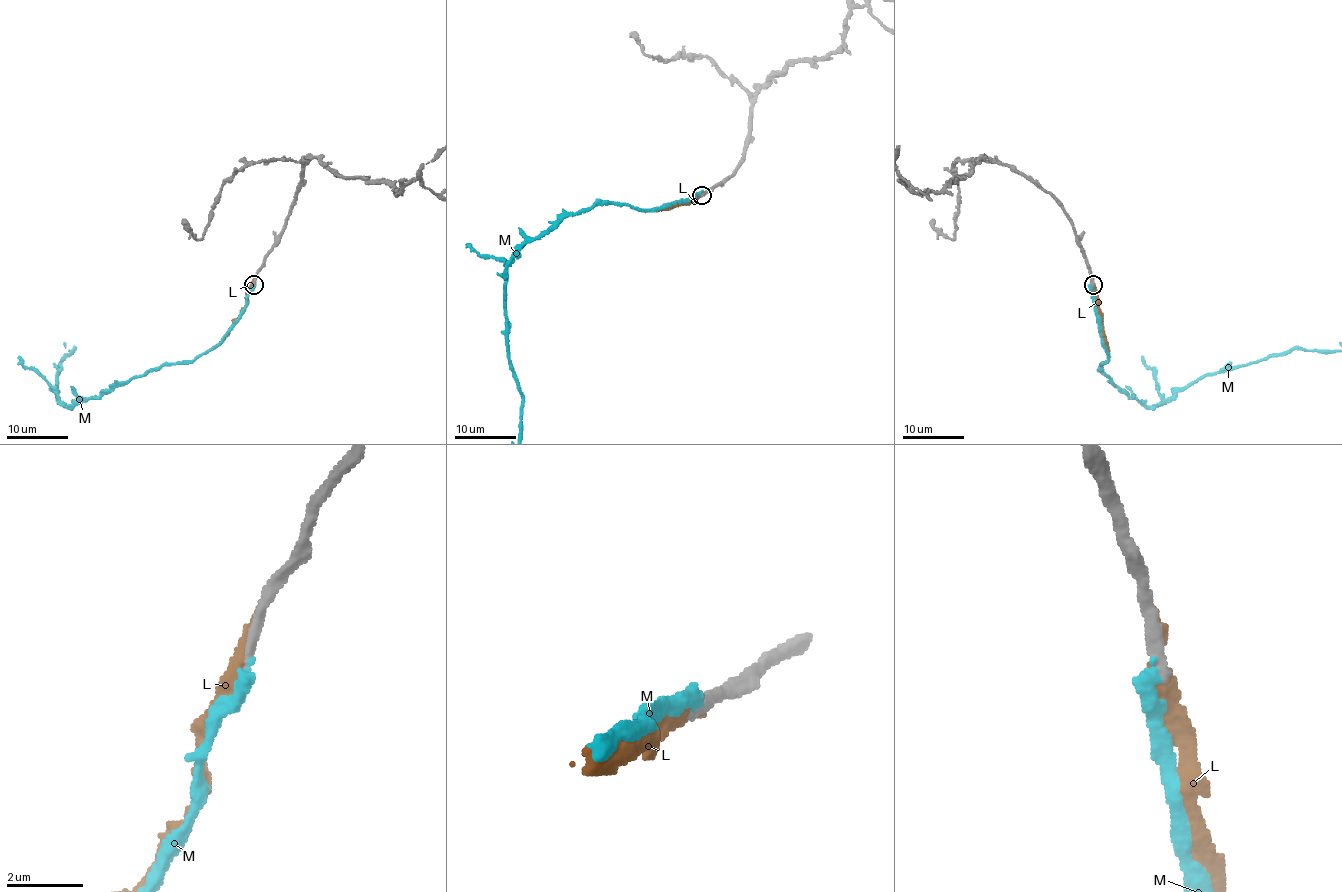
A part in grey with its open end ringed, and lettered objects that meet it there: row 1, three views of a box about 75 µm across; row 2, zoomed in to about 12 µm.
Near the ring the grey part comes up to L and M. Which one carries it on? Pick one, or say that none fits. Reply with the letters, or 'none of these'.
none of these

